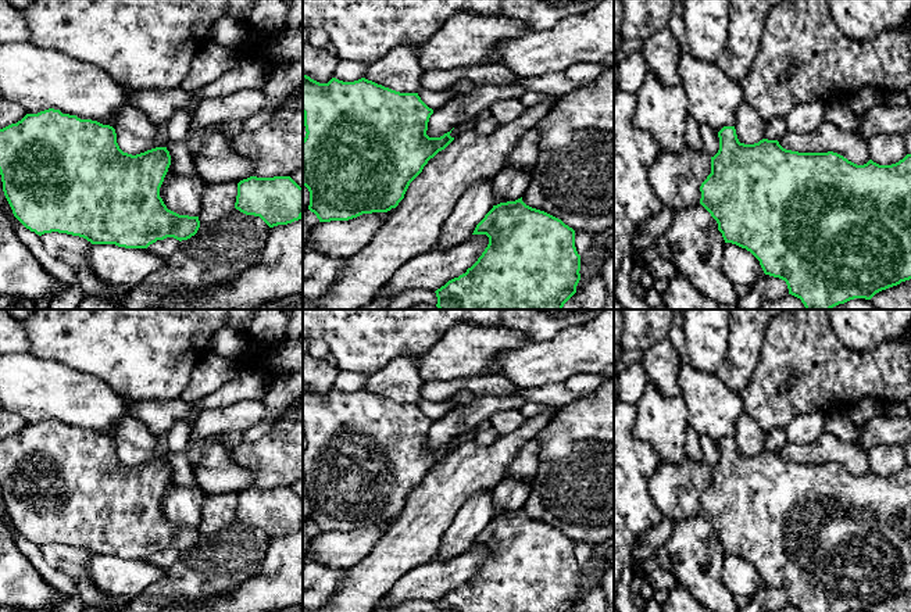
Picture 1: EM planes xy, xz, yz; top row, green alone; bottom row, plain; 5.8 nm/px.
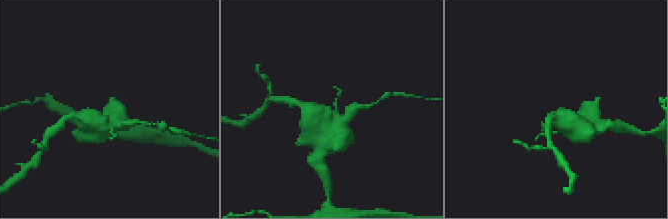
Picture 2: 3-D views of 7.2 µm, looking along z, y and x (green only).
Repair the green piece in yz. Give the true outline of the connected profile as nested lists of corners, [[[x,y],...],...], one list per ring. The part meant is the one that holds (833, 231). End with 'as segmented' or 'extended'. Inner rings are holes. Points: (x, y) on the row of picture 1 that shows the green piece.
[[[724,126],[718,132],[718,137],[719,150],[711,157],[711,173],[700,186],[700,204],[717,221],[725,243],[750,251],[760,261],[764,273],[785,280],[789,294],[800,298],[805,309],[832,309],[854,298],[871,300],[876,293],[911,279],[911,154],[892,165],[879,165],[872,160],[857,165],[833,151],[799,153],[786,150],[778,140],[762,139],[754,144],[744,144],[739,142],[735,126]]]; as segmented

